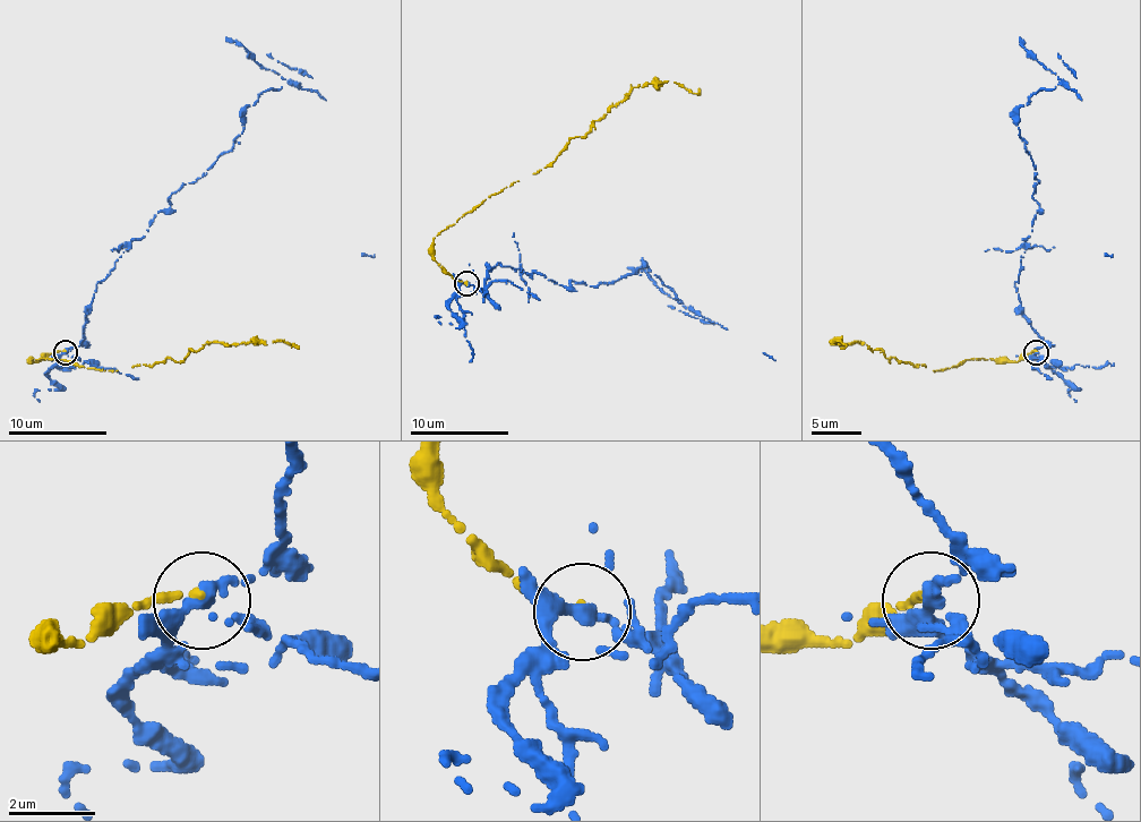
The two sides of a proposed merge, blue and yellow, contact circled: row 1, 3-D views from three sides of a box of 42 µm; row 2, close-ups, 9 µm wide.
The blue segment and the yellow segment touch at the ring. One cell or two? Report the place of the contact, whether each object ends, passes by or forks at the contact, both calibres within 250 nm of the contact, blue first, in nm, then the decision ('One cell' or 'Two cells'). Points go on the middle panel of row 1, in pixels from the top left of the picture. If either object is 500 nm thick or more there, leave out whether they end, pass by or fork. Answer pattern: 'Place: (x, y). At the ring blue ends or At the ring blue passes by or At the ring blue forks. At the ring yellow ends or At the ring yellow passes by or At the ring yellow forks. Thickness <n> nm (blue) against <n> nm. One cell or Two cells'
Place: (466, 283). At the ring blue forks. At the ring yellow ends. Thickness 240 nm (blue) against 190 nm. Two cells

